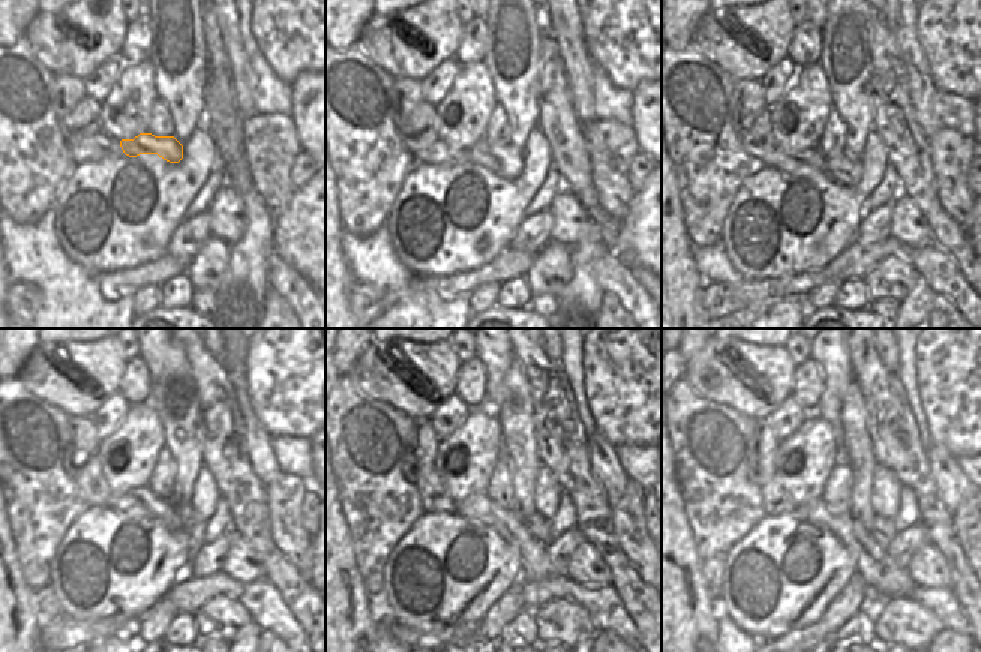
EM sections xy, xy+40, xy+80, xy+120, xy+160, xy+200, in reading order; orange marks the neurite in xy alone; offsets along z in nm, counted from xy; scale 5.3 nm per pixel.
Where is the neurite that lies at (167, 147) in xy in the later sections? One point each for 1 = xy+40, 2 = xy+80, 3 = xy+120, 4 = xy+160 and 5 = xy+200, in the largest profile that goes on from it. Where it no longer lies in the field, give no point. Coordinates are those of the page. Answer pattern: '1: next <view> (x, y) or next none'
1: next xy+40 (504, 161)
2: next xy+80 (842, 170)
3: next xy+120 (183, 511)
4: next xy+160 (539, 526)
5: next xy+200 (882, 529)

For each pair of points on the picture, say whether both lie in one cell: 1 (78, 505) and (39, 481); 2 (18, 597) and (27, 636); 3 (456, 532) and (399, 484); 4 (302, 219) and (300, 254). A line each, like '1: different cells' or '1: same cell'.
1: same cell
2: same cell
3: different cells
4: same cell

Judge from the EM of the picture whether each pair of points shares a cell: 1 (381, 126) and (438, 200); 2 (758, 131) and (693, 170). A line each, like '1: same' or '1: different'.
1: different
2: different

